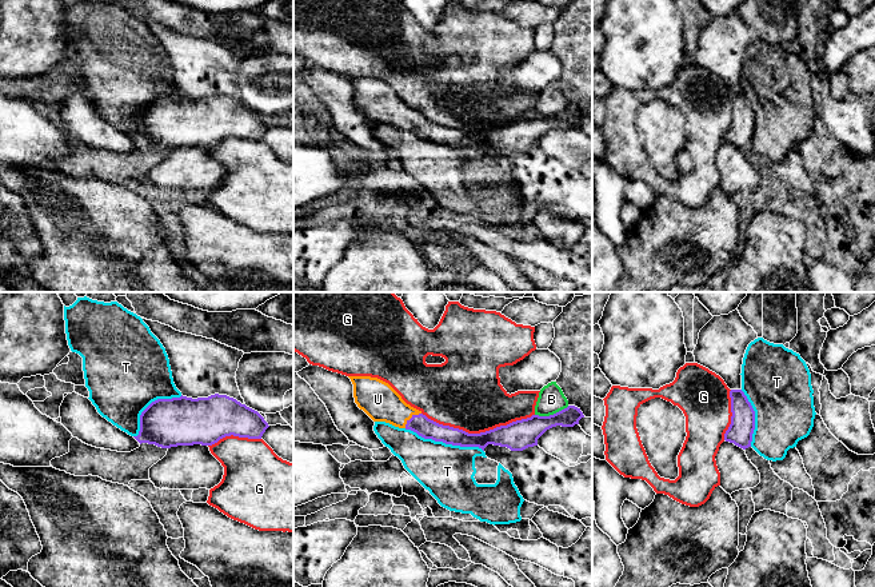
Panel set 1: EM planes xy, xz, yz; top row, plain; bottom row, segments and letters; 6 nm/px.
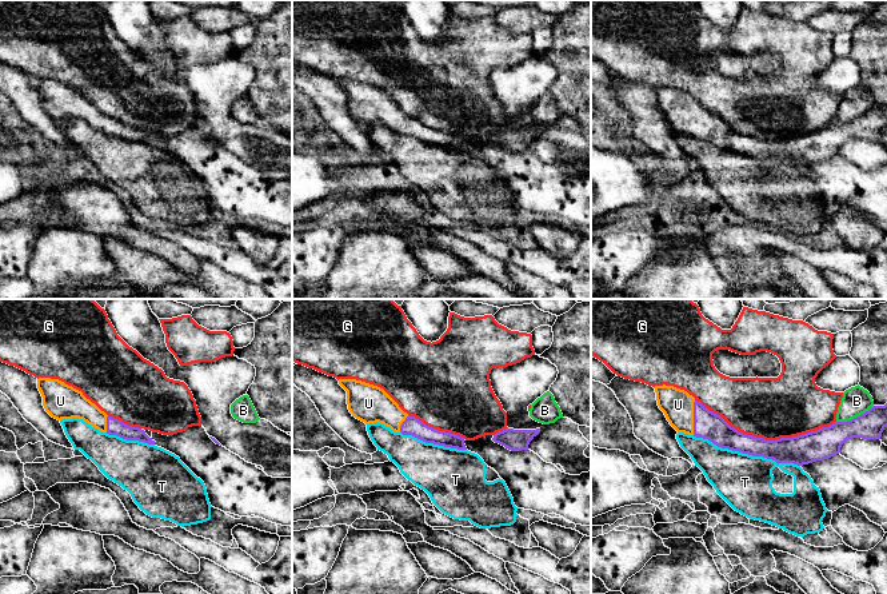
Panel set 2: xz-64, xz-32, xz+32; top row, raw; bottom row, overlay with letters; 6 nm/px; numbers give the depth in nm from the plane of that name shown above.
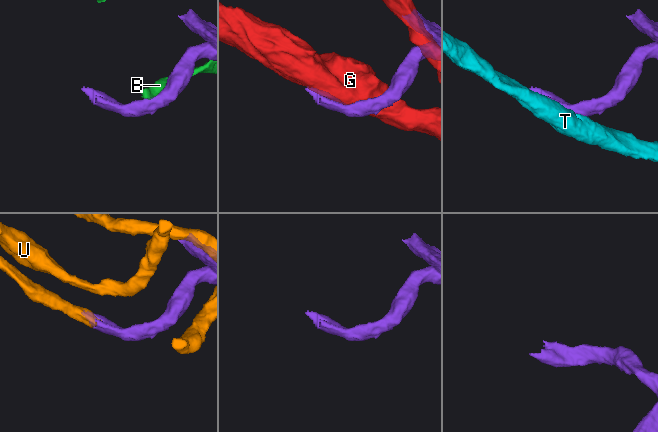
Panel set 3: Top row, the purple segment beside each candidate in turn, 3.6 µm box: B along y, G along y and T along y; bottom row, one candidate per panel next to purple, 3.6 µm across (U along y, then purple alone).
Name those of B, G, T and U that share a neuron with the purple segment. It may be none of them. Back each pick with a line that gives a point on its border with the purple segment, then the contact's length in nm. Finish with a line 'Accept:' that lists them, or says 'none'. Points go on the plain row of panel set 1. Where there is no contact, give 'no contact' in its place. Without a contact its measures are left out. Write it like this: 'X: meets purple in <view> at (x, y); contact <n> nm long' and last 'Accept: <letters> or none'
U: meets purple in xz at (411, 119); contact 140 nm long
Accept: U

